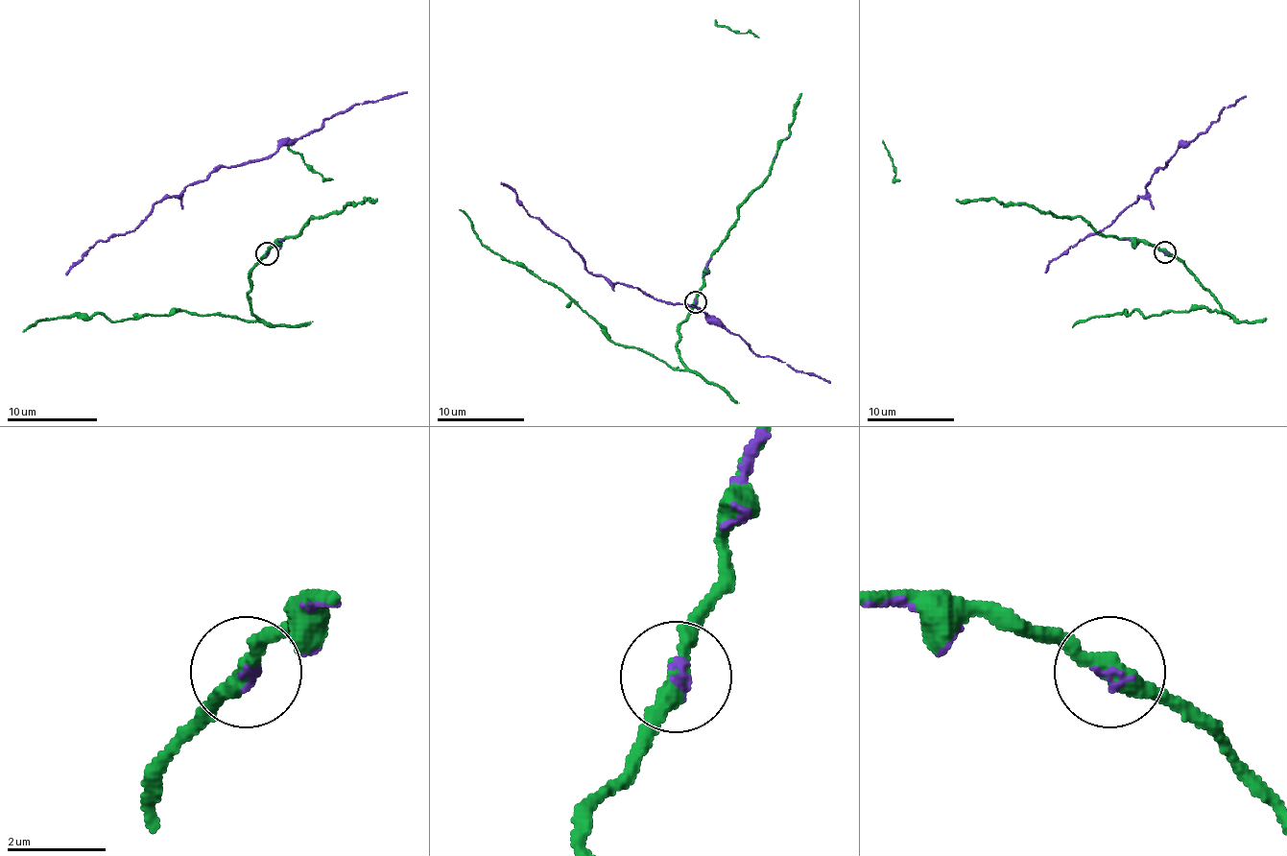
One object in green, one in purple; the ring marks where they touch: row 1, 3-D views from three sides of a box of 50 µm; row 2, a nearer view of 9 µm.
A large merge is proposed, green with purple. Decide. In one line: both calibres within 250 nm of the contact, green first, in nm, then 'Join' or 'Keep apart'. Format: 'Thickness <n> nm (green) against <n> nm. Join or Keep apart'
Thickness 360 nm (green) against 110 nm. Join

